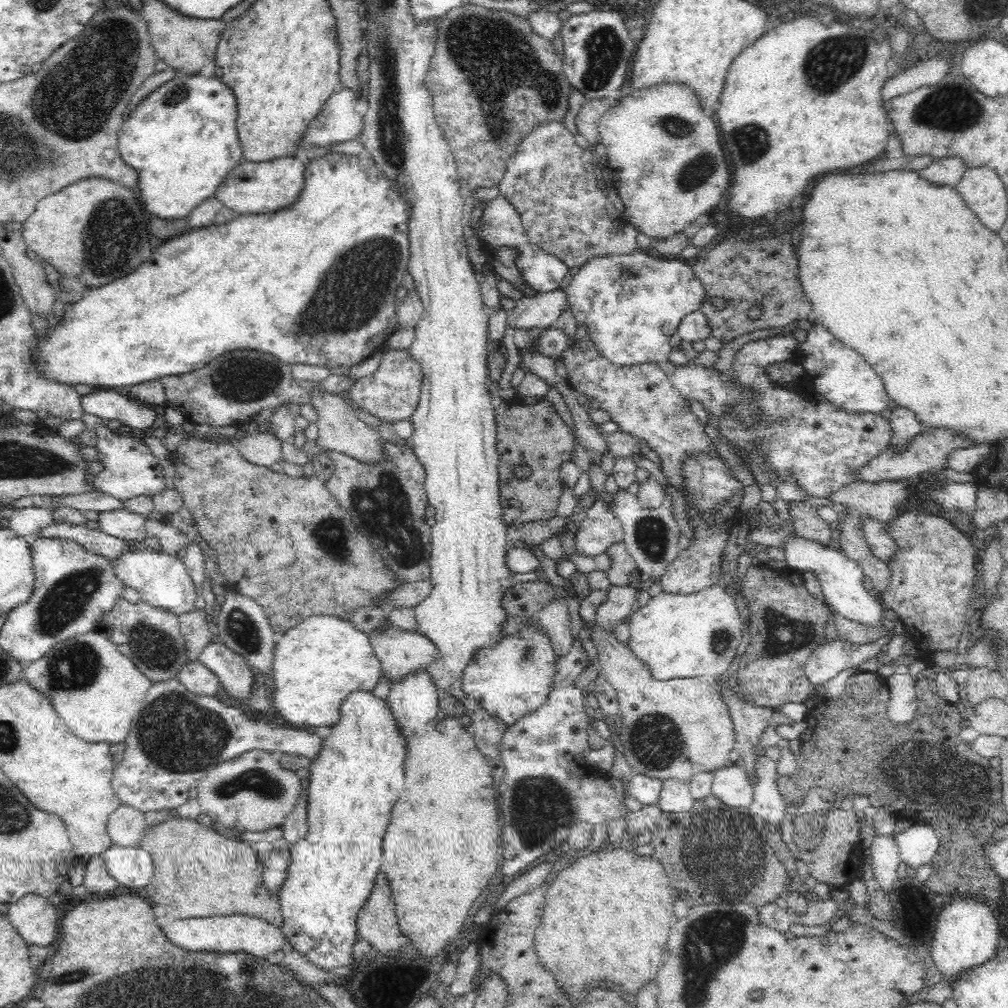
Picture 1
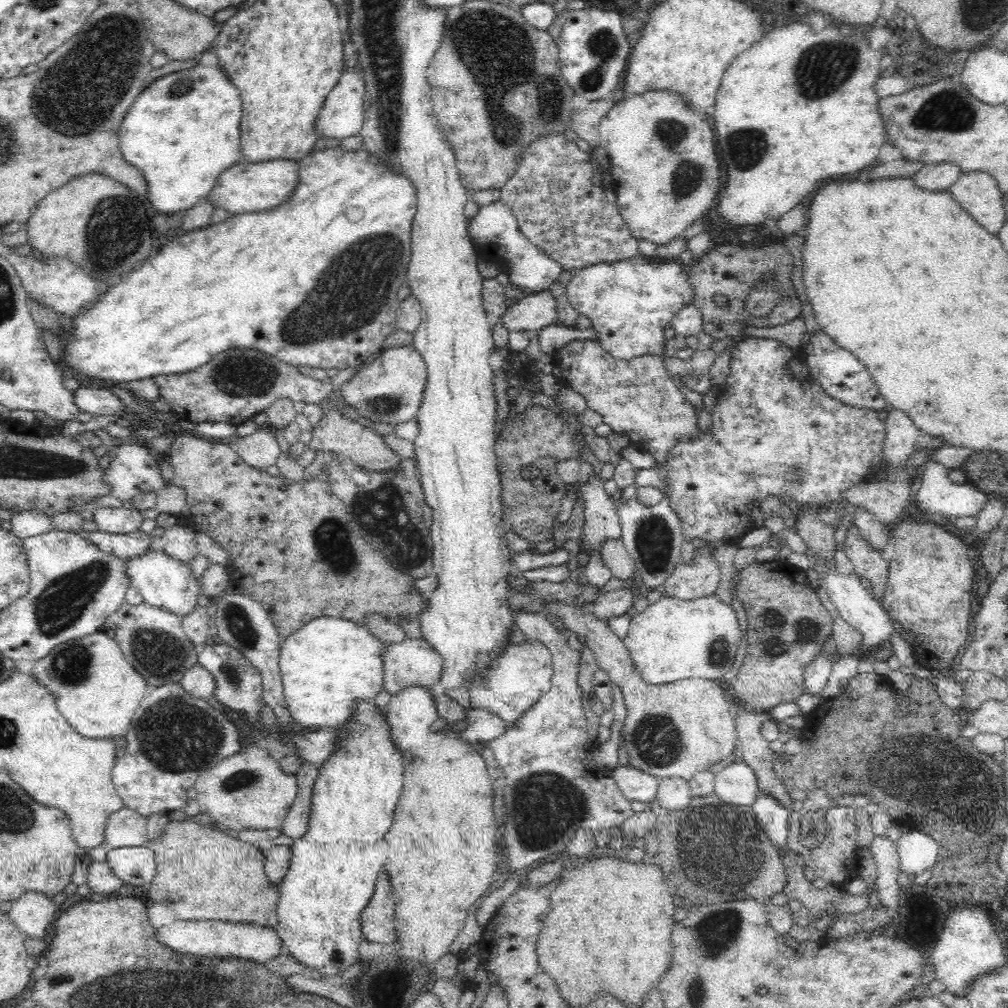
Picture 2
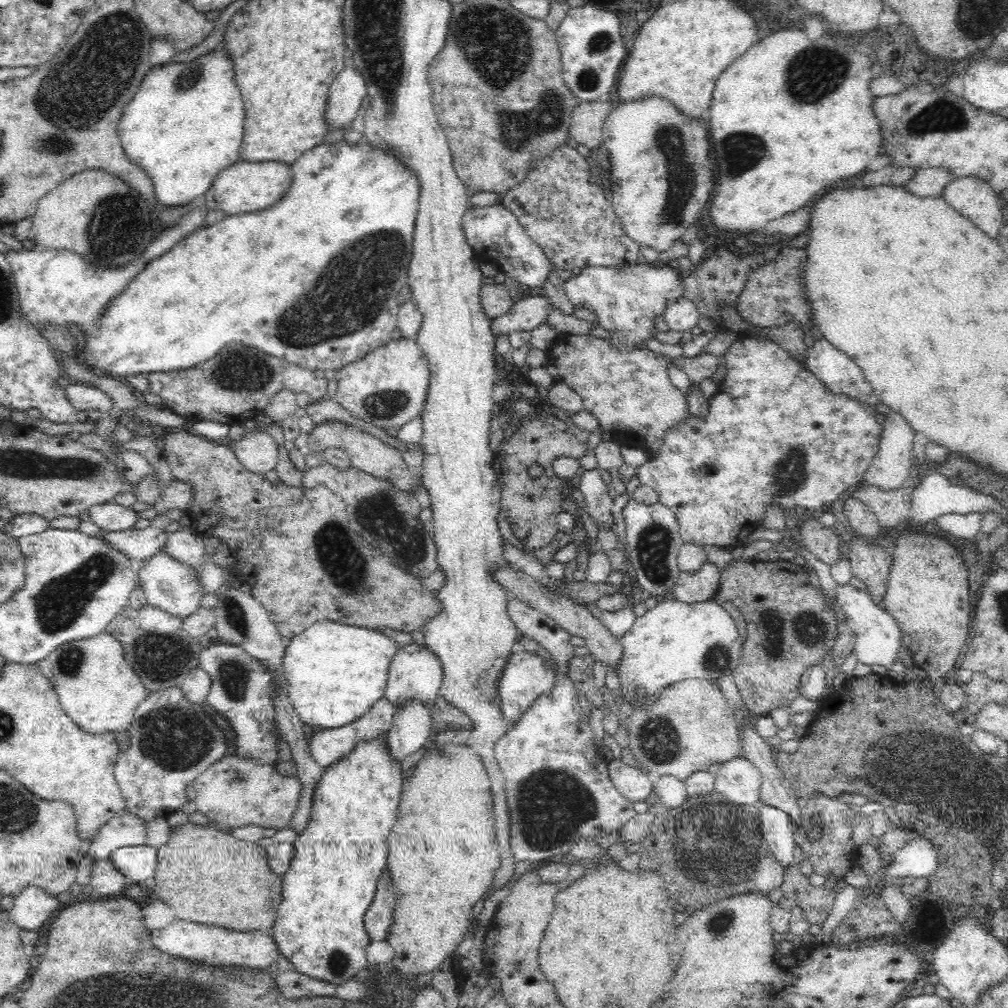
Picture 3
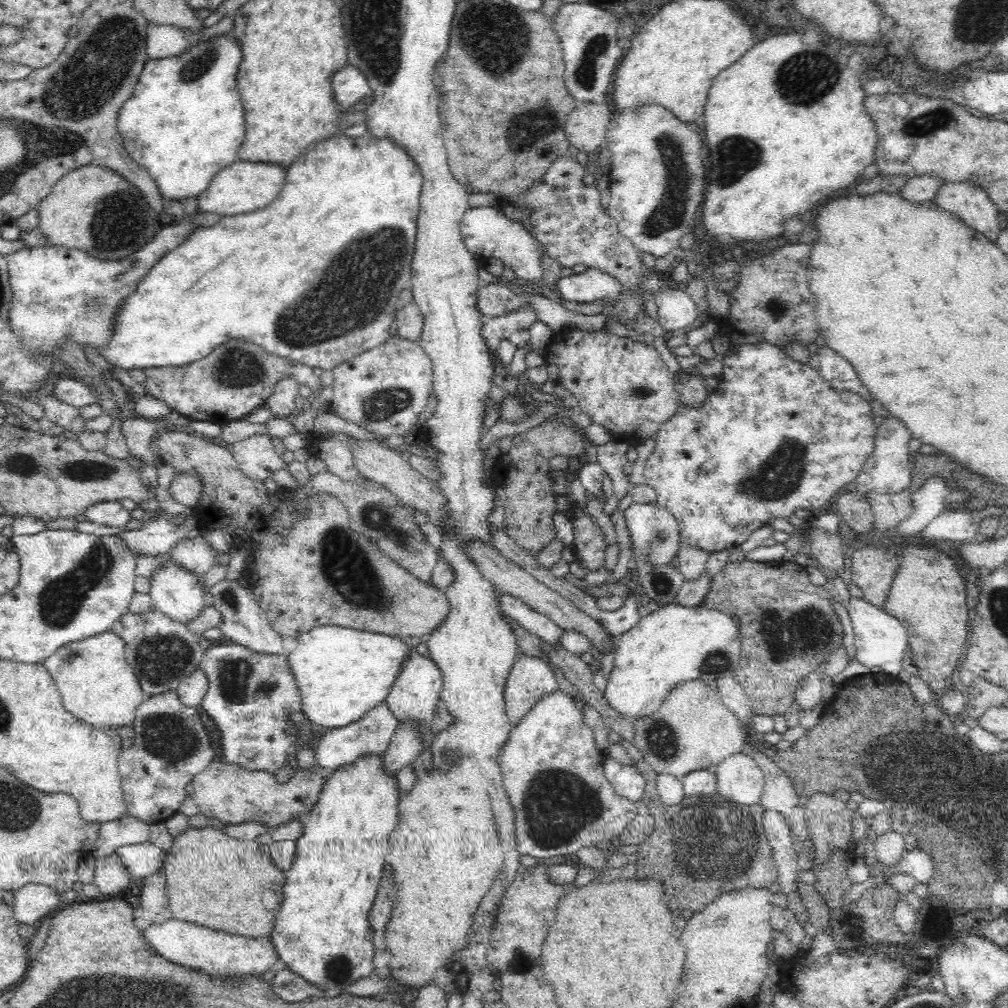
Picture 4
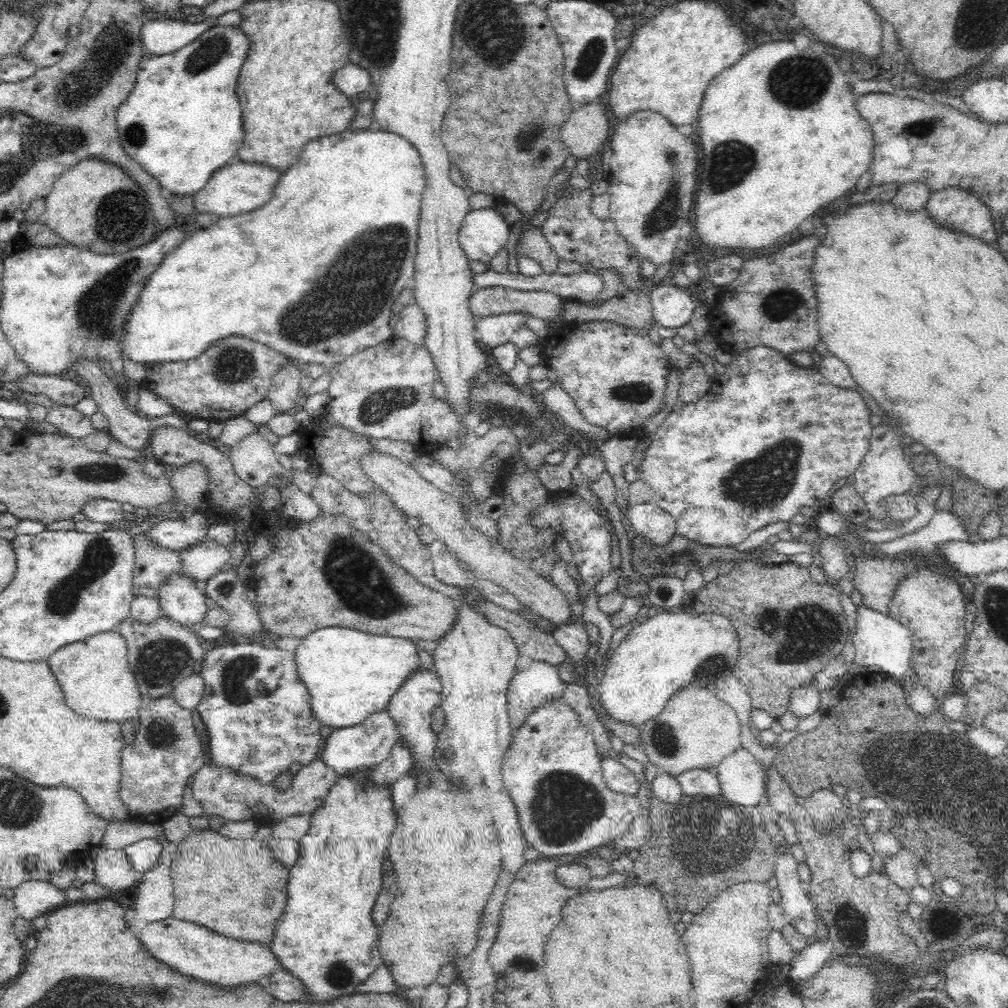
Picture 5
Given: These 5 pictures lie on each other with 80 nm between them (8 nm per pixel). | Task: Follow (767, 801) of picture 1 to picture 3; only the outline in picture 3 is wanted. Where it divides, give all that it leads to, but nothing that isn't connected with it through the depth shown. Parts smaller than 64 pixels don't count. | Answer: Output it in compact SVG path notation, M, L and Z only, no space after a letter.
M756 804L759 811L761 833L764 840L769 844L774 859L779 862L783 870L790 870L795 865L792 821L785 812L764 805Z

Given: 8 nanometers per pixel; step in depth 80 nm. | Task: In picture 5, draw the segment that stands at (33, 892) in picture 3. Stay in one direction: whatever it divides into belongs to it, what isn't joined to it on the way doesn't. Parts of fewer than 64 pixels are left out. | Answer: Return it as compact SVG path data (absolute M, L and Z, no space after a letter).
M27 880L15 889L13 903L17 916L32 920L65 902L64 891L44 880Z

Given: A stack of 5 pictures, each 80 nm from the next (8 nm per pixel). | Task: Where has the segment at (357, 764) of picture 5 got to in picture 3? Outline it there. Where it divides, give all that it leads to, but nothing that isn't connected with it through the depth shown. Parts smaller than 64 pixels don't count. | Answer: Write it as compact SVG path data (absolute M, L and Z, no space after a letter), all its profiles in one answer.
M382 697L373 704L373 708L368 710L360 718L346 726L339 726L331 729L316 729L309 731L308 746L314 760L324 769L331 764L346 758L360 743L369 743L376 739L384 737L386 739L387 732L393 725L393 706L386 697Z

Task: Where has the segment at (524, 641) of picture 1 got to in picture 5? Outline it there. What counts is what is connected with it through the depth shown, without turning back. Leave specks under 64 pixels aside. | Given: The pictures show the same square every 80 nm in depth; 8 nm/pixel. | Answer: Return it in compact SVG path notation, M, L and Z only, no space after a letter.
M533 661L527 670L512 678L507 690L507 705L514 730L519 729L540 705L562 699L566 683L559 676L557 665Z

